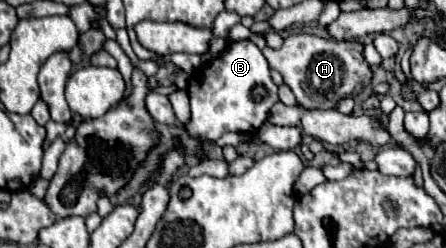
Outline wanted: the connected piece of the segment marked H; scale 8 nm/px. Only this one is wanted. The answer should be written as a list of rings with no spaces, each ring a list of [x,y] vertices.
[[[292,34],[284,40],[280,50],[264,48],[262,52],[270,68],[282,74],[284,84],[290,86],[302,108],[334,110],[344,96],[354,96],[372,78],[370,66],[362,56],[362,44],[358,42],[338,42],[312,34]]]

